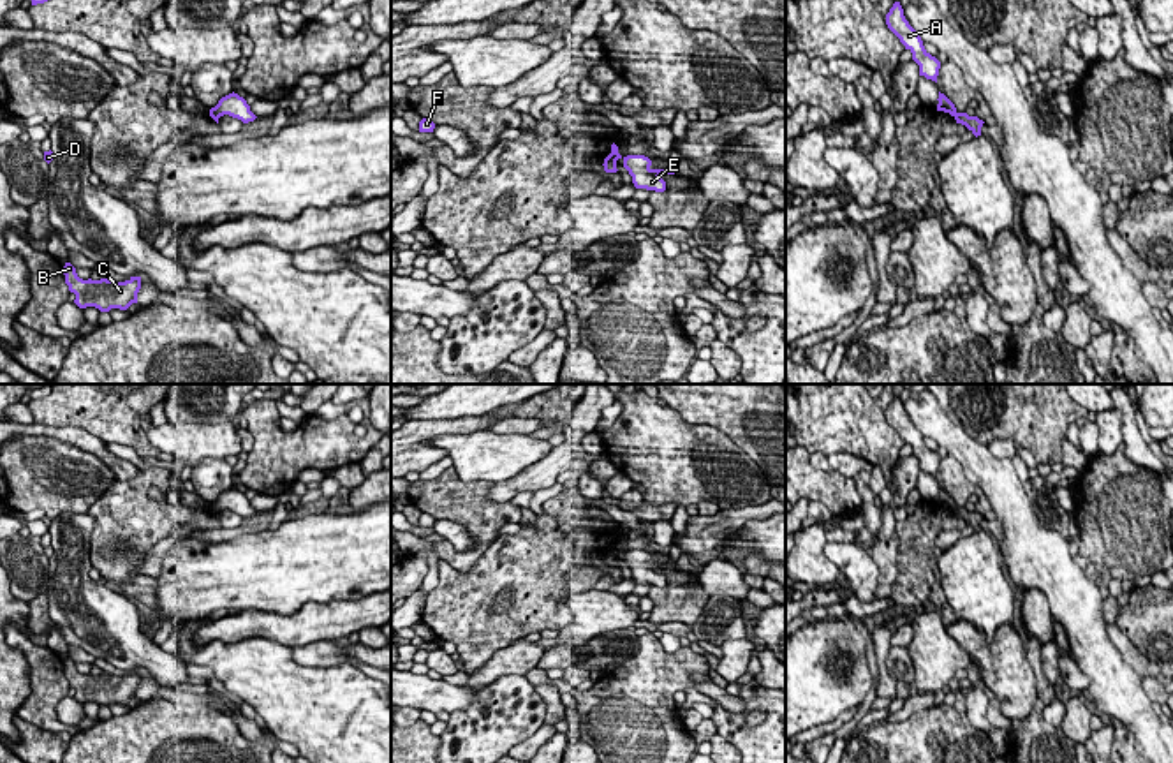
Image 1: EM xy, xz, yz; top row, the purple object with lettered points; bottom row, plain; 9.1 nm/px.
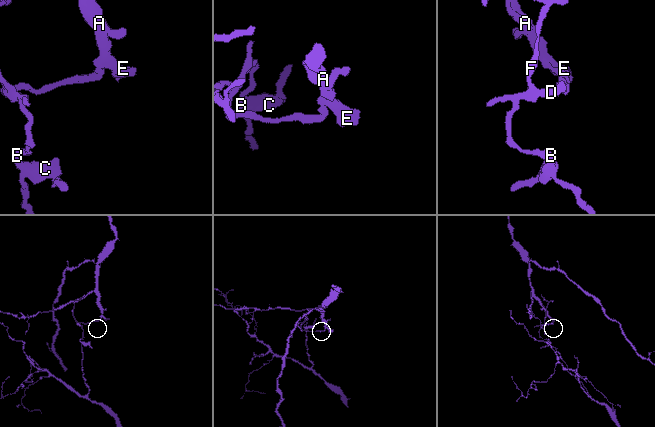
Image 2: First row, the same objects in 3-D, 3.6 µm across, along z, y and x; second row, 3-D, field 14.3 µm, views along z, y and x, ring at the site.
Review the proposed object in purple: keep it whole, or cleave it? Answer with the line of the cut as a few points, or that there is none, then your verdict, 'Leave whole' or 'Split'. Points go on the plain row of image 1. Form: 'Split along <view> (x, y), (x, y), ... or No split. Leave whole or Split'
Split along xz (606, 552), (615, 557). Split

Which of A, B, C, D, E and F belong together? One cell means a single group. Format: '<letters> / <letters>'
A E / B C D F

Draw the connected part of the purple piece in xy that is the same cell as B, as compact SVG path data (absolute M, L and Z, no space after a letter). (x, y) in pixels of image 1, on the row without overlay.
M65 657L63 670L69 685L76 689L74 698L79 703L95 701L100 707L109 707L111 703L127 705L132 698L137 698L141 671L130 671L125 677L107 673L83 675L70 657Z

